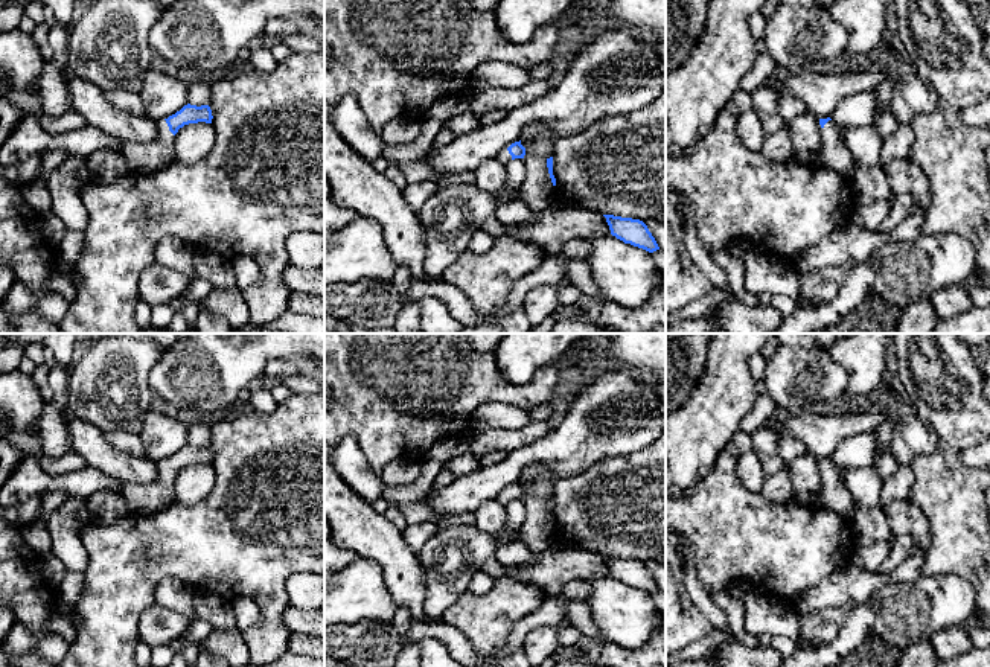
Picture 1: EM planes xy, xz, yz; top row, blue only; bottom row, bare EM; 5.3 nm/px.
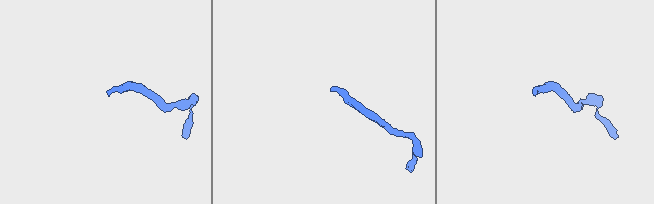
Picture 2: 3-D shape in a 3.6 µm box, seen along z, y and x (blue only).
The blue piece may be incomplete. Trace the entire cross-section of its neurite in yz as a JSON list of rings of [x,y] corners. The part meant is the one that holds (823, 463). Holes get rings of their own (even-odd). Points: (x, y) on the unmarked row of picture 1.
[[[827,458],[819,460],[821,466],[821,489],[810,496],[812,506],[824,506],[827,509],[832,509],[841,515],[844,515],[847,519],[853,519],[856,513],[856,504],[841,481],[839,472],[836,469],[836,464]]]

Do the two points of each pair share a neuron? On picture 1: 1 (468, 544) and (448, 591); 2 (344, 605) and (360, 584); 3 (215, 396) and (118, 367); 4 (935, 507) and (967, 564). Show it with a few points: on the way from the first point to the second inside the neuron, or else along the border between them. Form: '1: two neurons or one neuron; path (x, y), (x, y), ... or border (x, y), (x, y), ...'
1: one neuron; path (456, 556), (450, 562), (448, 579)
2: one neuron; path (349, 600), (360, 588)
3: two neurons; border (165, 349), (148, 375), (150, 390)
4: one neuron; path (949, 521), (960, 532), (967, 550)

